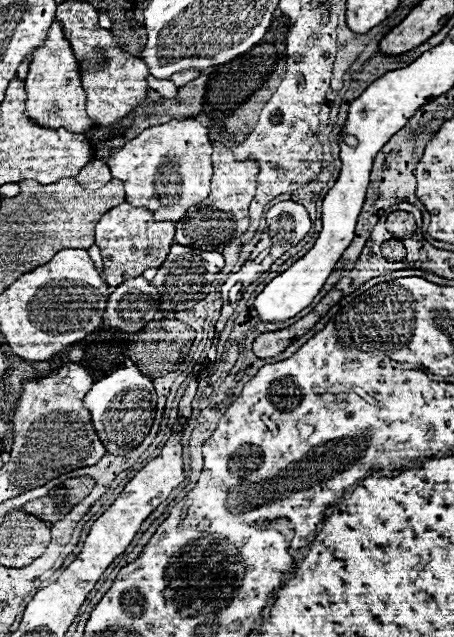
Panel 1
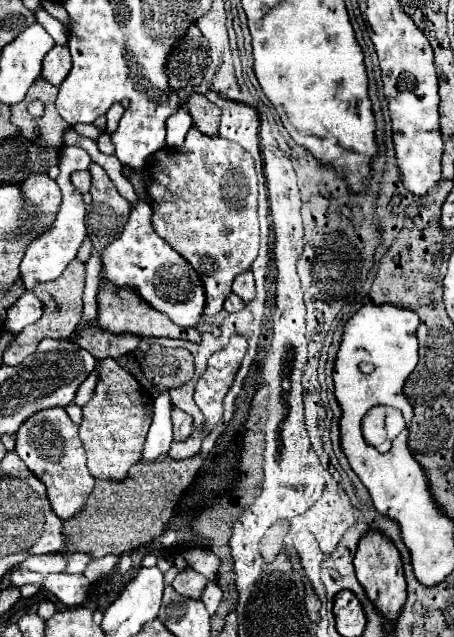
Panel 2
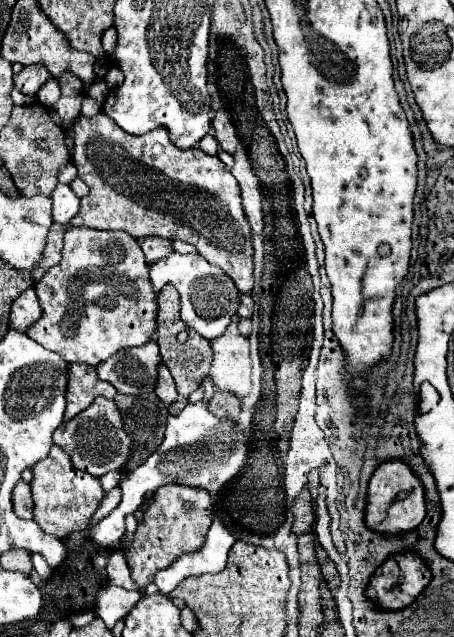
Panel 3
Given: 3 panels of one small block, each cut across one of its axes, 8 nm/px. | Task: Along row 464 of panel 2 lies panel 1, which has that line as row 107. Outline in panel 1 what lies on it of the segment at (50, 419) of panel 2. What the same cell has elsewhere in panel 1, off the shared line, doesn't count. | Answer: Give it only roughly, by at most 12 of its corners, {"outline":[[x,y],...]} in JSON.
{"outline":[[54,18],[32,54],[26,116],[84,132],[80,64]]}

